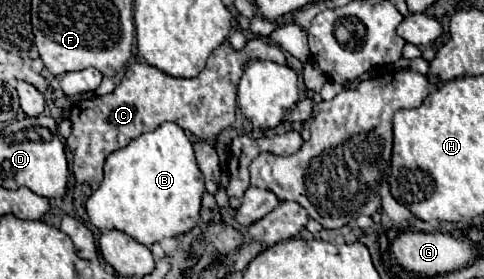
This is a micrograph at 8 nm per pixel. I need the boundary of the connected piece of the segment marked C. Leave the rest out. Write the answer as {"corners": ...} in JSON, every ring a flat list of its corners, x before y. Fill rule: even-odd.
{"corners":[[251,38,241,52,231,50,229,42,223,42,211,52,207,66,199,72,199,76,189,80,167,76,145,62,131,62,121,84,111,94,77,102,69,112,73,132,65,144,73,154,75,180,79,184,101,182,101,170,107,154,127,146,139,134,155,130,161,122,175,122,199,140,213,140,235,120,235,88,247,60,273,60,277,64,285,64,285,52,265,38]]}

